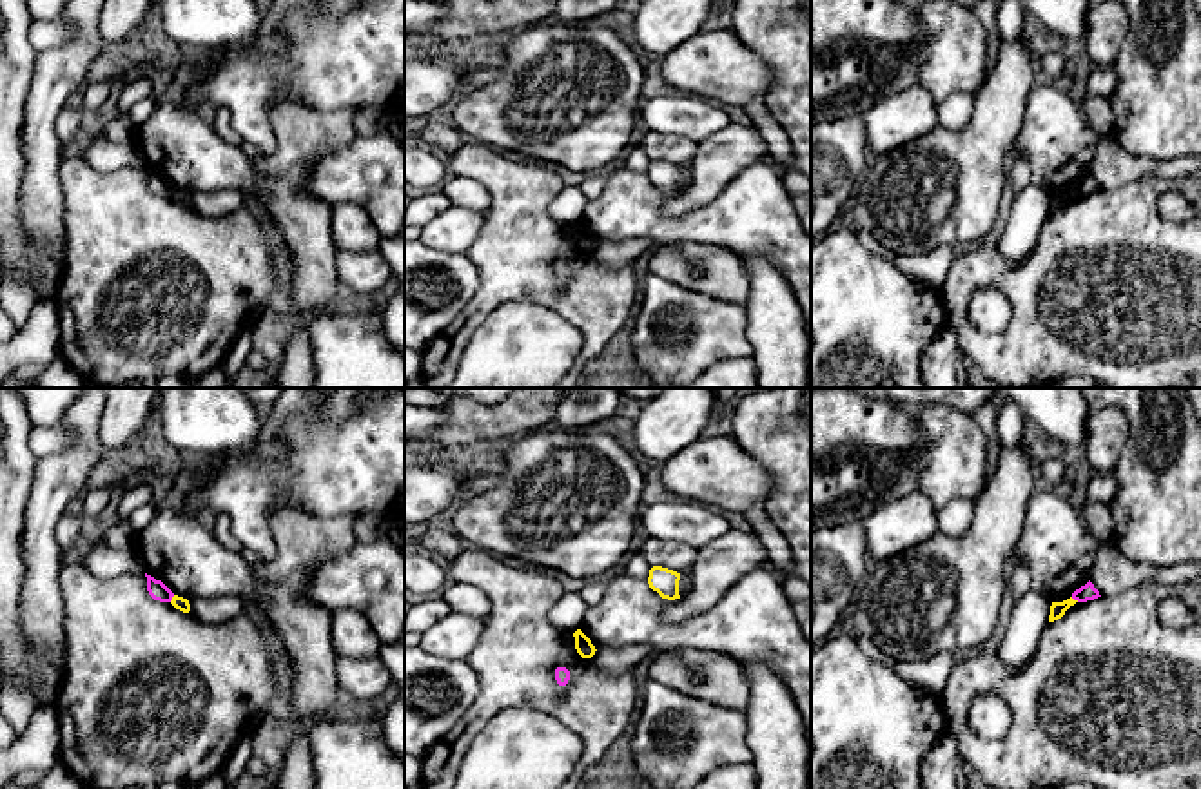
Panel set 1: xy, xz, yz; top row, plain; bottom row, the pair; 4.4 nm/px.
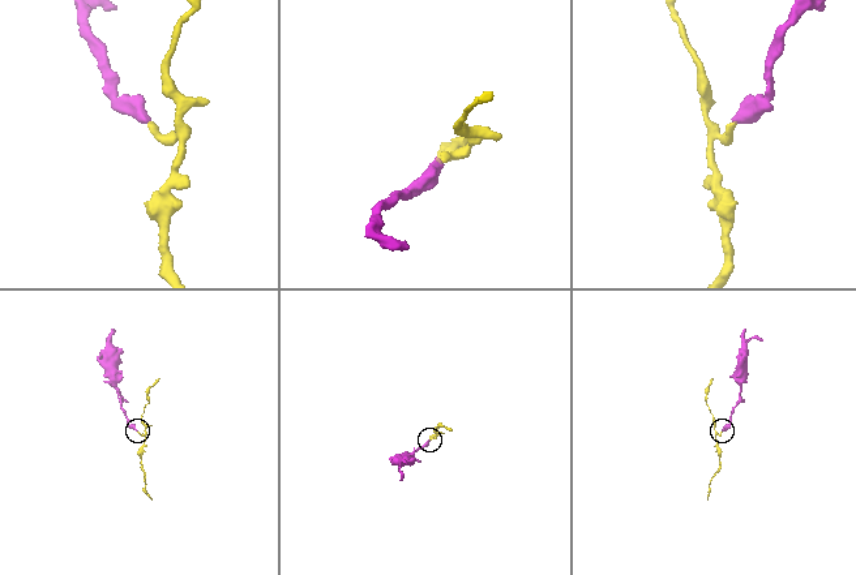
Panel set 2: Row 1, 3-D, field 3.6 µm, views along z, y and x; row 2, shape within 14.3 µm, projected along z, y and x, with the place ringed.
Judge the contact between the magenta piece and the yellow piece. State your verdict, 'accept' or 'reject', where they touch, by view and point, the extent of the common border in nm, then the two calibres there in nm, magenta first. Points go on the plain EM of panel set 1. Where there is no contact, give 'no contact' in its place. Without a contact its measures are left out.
reject; contact xy (171, 193); length 40 nm; calibres 80 and 60 nm

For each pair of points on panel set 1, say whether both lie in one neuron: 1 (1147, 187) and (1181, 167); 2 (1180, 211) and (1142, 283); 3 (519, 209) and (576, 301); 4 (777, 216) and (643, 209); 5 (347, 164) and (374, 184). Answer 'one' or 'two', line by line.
1: two
2: two
3: one
4: one
5: one

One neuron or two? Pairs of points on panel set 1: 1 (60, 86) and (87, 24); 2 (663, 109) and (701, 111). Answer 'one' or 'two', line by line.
1: one
2: one

